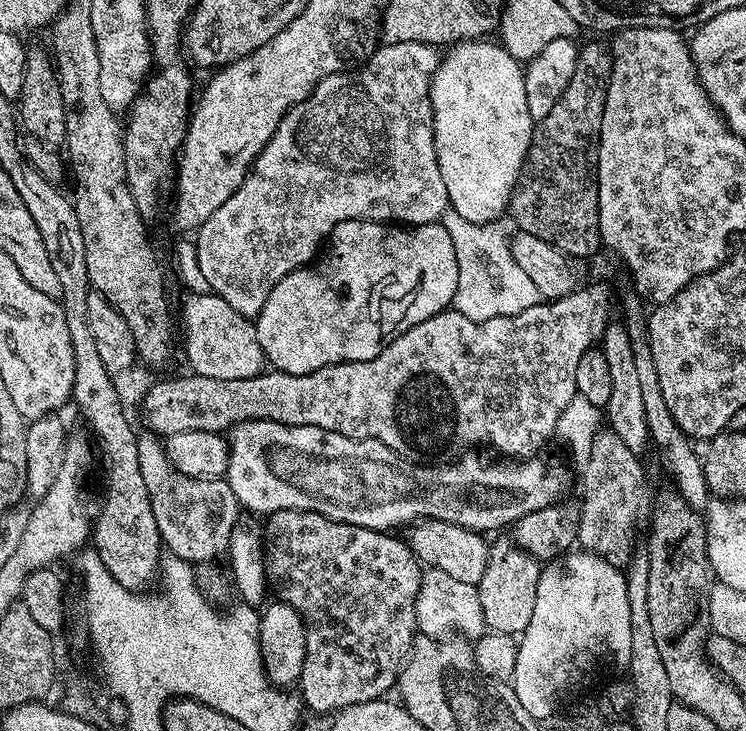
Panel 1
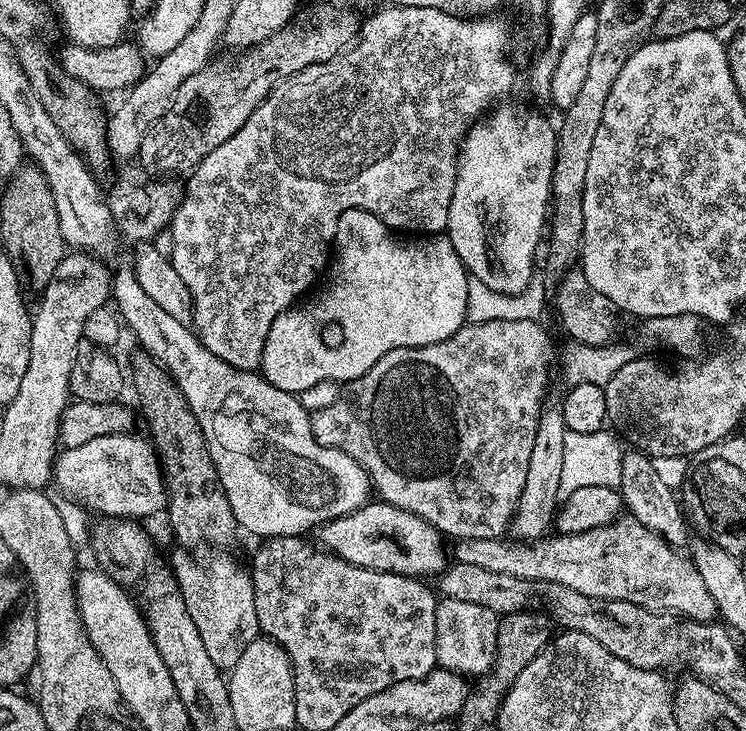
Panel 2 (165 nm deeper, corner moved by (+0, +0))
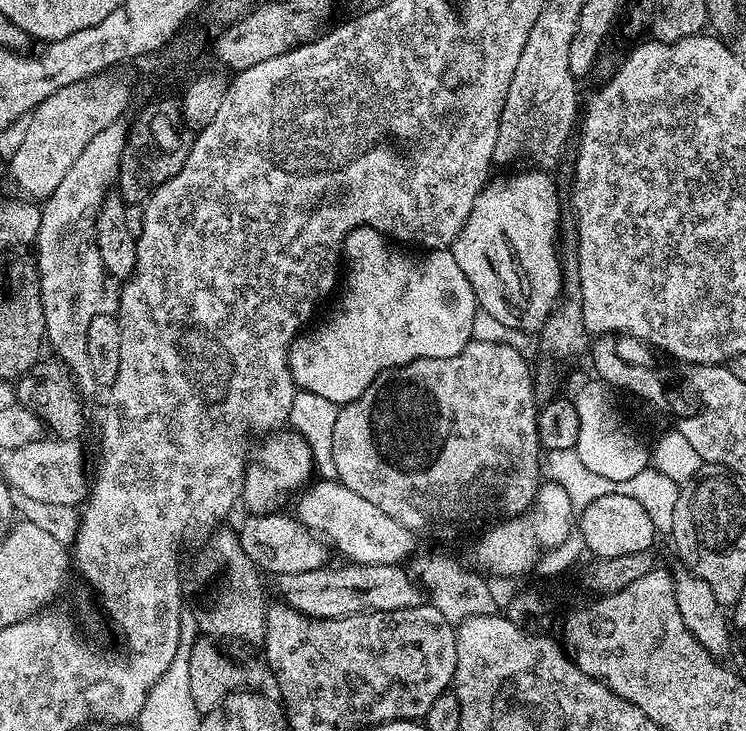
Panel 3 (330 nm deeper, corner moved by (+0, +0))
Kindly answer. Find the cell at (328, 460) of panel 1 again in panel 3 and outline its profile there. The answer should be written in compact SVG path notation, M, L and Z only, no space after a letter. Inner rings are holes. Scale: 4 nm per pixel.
M277 430L265 435L257 444L260 445L257 448L255 445L244 470L242 500L252 507L253 513L268 514L283 496L299 493L313 479L313 458L310 446L293 430Z

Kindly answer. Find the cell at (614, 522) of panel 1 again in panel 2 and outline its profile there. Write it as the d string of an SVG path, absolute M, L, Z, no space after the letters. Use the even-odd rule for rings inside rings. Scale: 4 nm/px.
M621 518L601 528L586 530L582 534L570 534L569 536L552 534L533 544L528 542L507 544L506 541L507 539L504 538L455 541L455 563L482 566L482 570L494 570L494 574L510 574L514 578L522 578L523 580L558 582L562 586L570 586L570 590L578 590L578 594L586 594L590 598L634 602L643 608L675 614L685 620L712 622L717 619L718 613L714 598L710 596L710 592L693 561L683 551L673 548L668 541L663 540L657 532L652 532L642 522L633 518Z

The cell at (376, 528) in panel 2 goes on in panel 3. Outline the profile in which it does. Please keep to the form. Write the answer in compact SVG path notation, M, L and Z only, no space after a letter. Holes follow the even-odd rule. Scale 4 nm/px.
M252 514L241 528L238 528L240 545L250 562L254 562L261 573L302 574L306 570L318 570L329 563L329 545L325 544L315 532L309 532L293 515Z

